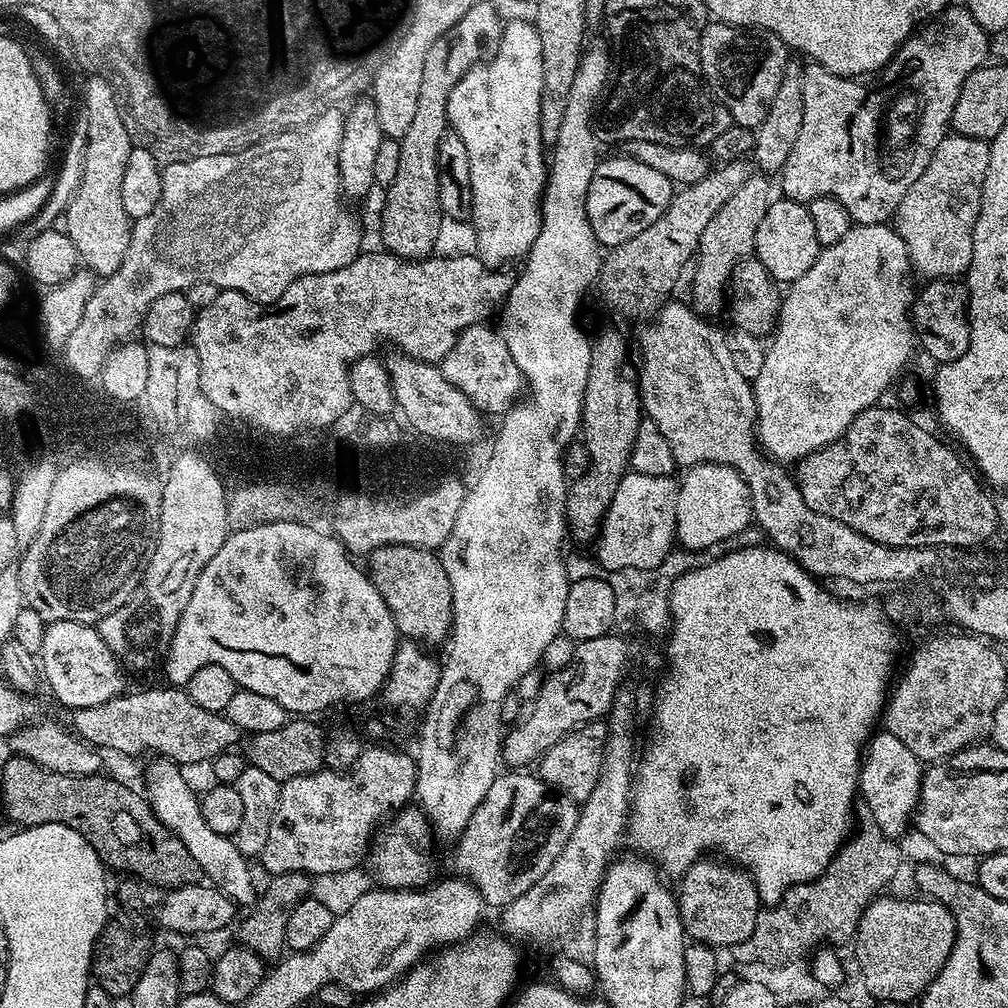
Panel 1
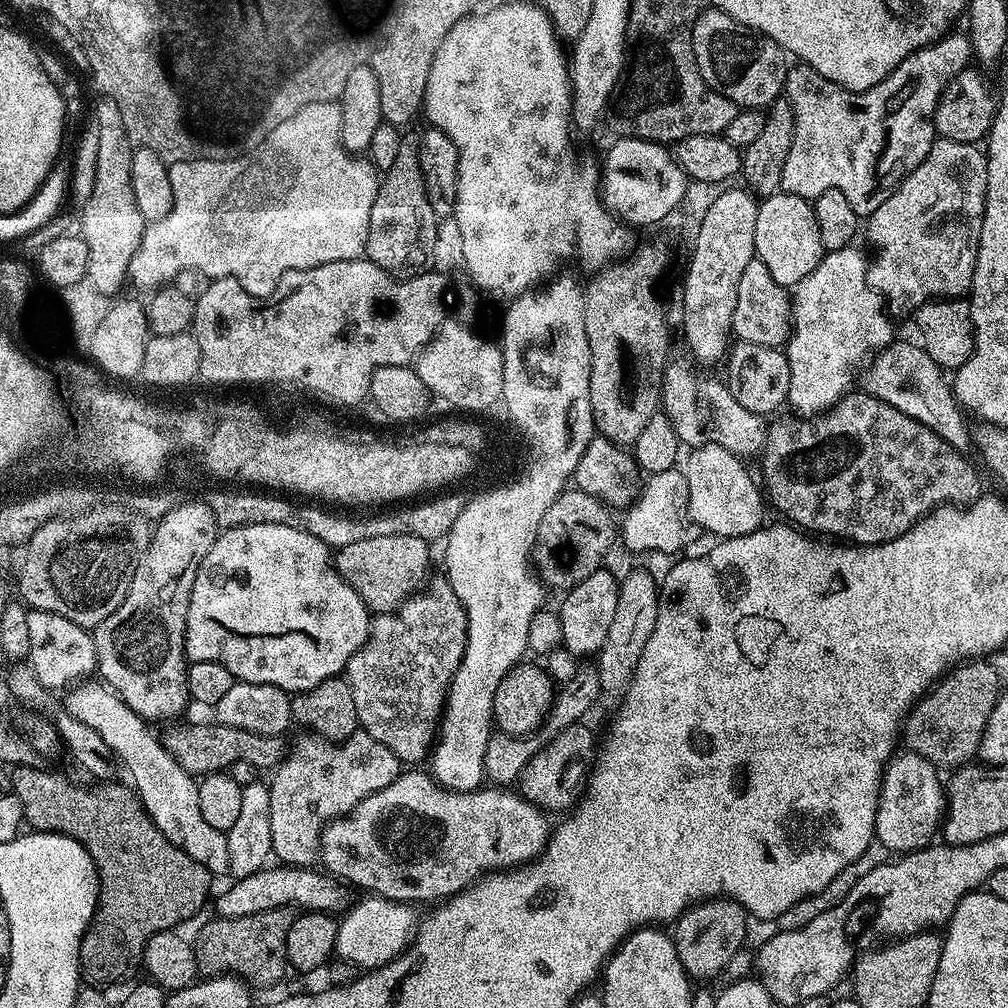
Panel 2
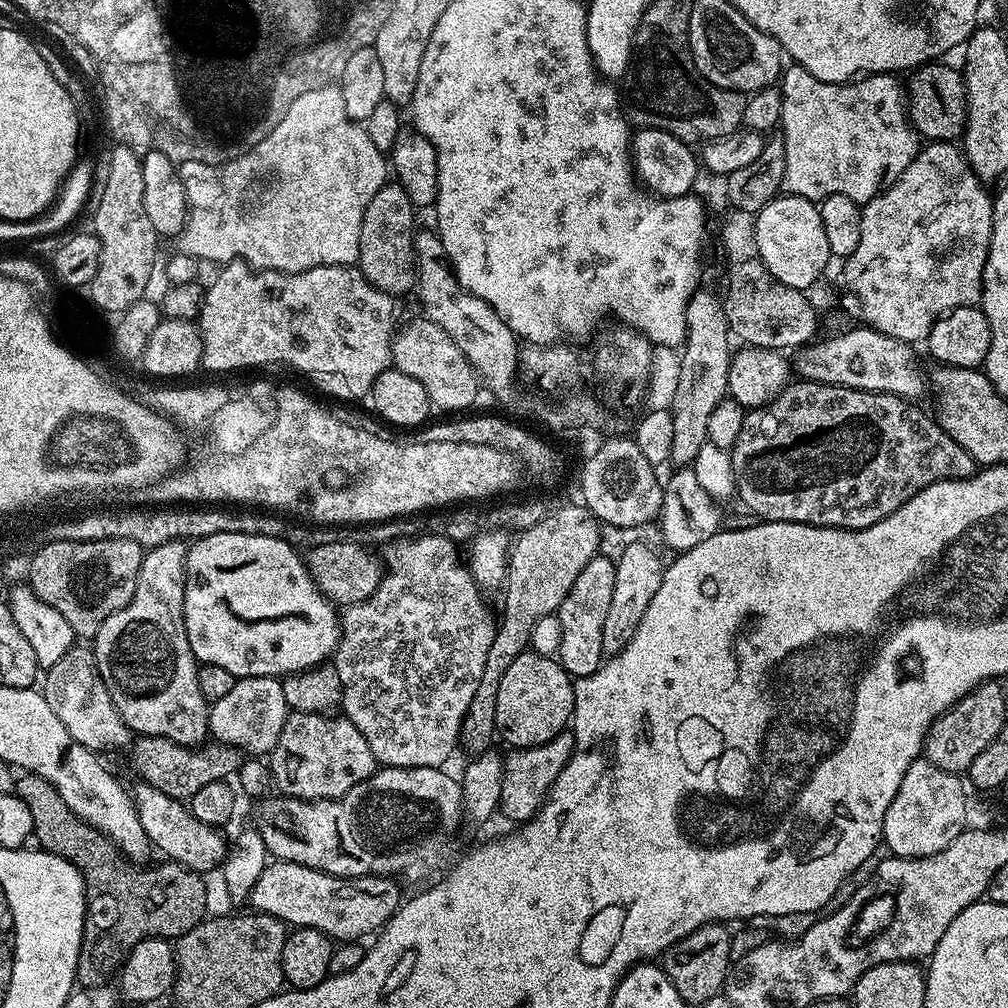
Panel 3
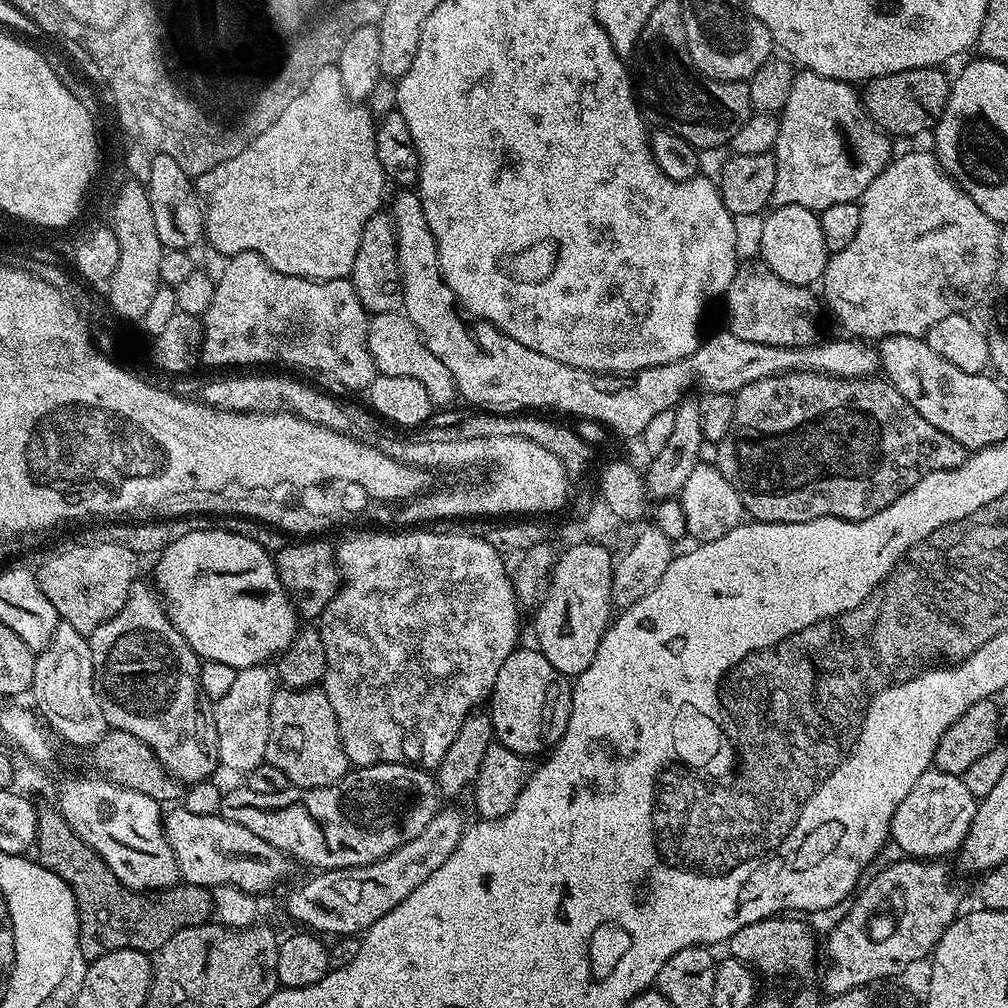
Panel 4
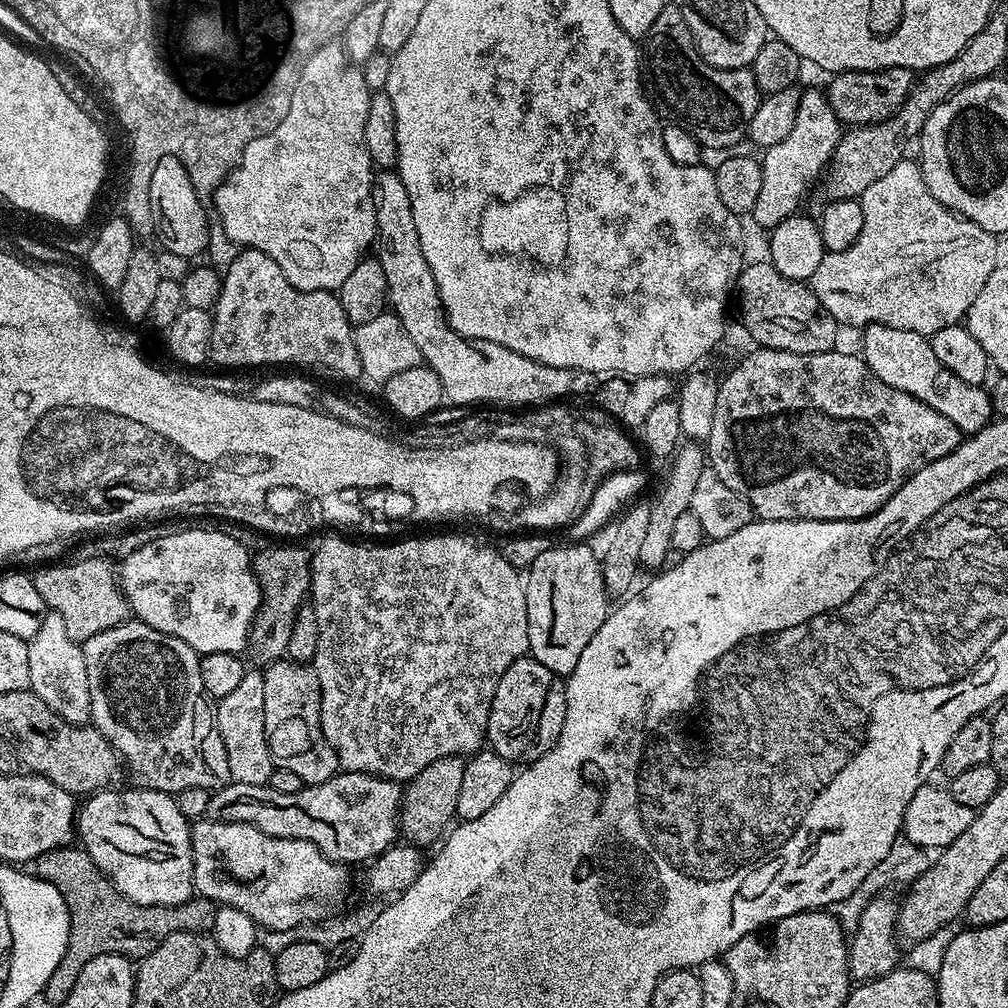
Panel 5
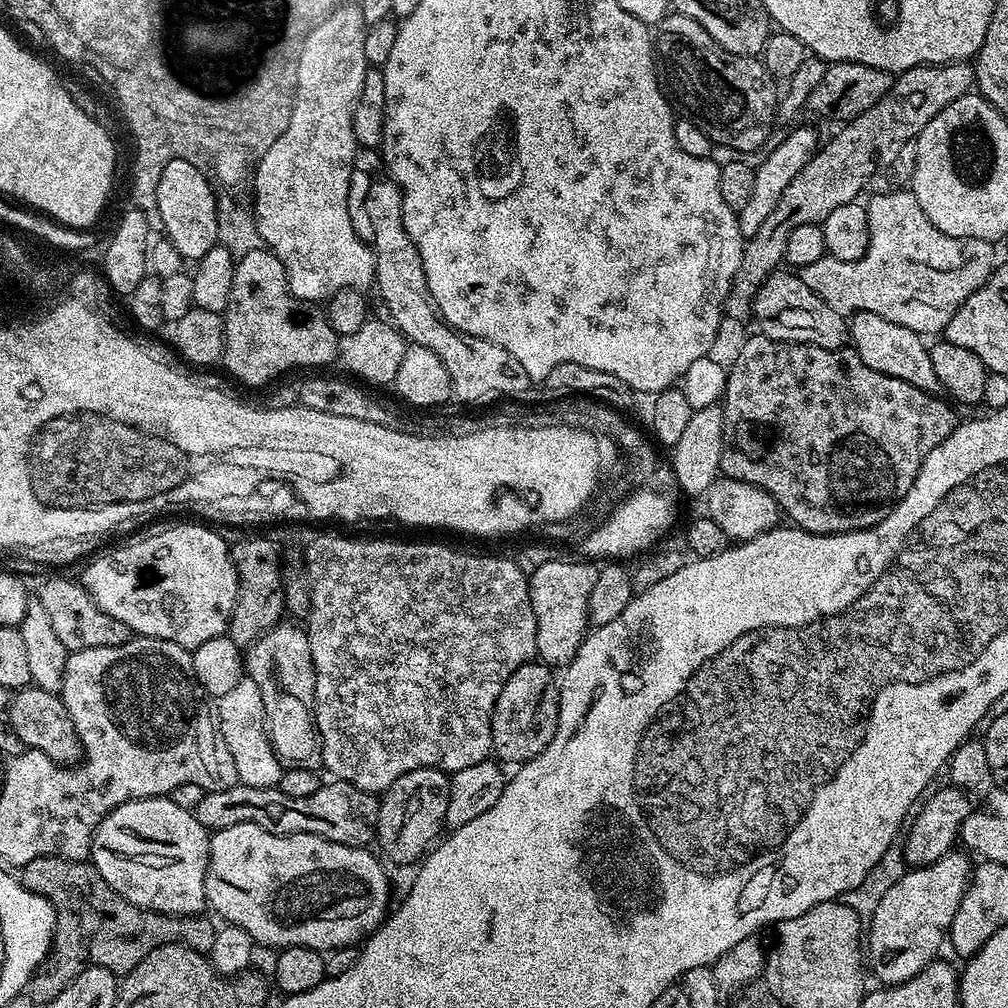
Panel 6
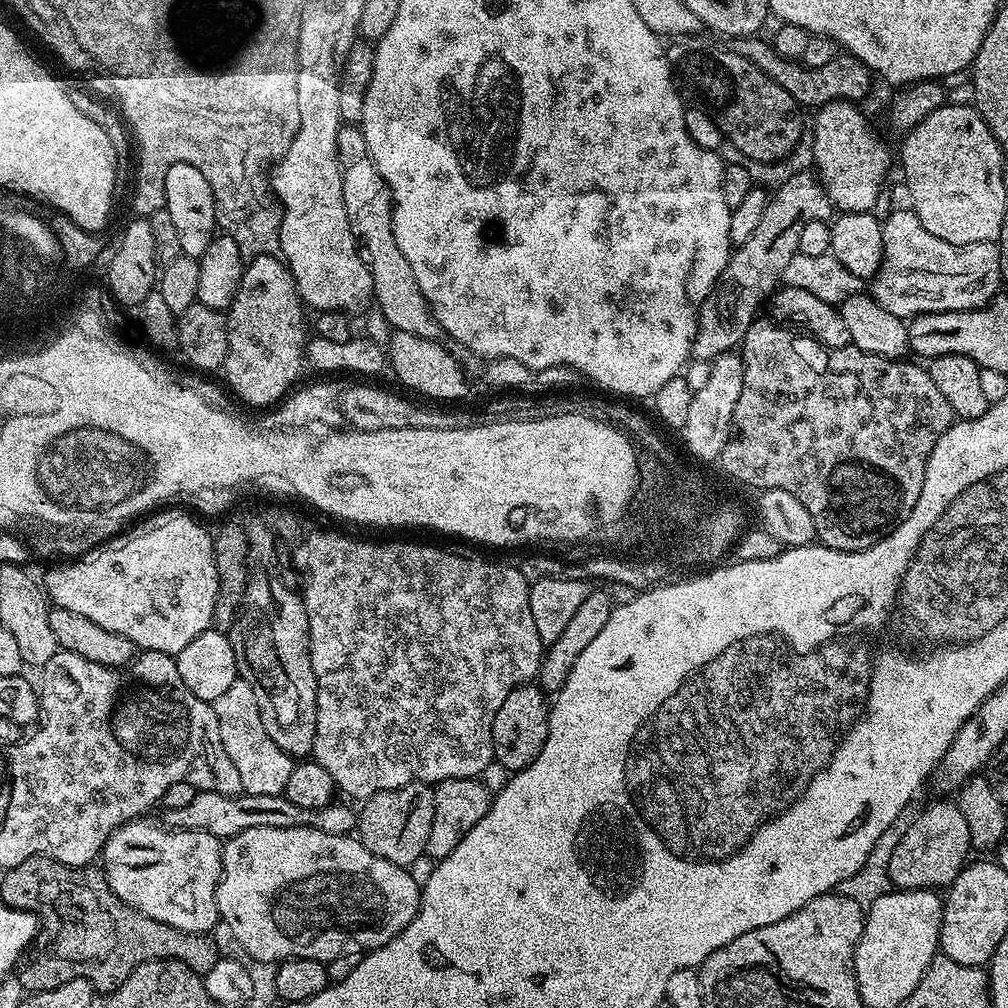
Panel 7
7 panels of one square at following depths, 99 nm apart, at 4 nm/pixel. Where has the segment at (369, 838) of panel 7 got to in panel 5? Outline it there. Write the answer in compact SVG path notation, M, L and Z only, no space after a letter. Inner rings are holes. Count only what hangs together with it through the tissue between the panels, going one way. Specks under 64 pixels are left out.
M458 756L438 758L407 783L401 797L400 832L409 843L417 846L437 843L449 829L450 820L456 816L464 765L465 761Z

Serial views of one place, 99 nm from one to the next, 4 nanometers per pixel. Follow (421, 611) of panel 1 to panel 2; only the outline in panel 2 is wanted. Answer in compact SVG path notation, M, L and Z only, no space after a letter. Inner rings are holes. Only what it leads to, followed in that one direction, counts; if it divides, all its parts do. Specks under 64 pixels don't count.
M406 534L363 538L362 541L343 545L334 556L340 577L362 598L364 605L376 614L394 612L411 596L429 583L428 567L432 564L429 541Z

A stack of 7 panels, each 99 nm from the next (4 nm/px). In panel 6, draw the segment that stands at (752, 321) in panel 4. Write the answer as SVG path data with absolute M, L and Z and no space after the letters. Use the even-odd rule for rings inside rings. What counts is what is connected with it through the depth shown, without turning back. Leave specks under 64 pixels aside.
M777 270L769 274L756 291L752 316L760 323L759 331L771 333L776 338L787 334L793 341L817 344L826 350L845 347L850 340L845 316L834 310L834 306L826 306L826 302L822 302L822 298L818 298L818 294L814 294L814 290L810 290L810 286L806 286L806 282L802 282L795 271L784 271Z

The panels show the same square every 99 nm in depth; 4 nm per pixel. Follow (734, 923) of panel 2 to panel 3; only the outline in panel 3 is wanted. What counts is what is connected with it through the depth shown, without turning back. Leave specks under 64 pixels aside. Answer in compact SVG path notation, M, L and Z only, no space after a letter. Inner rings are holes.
M720 922L704 924L698 930L686 934L677 944L671 944L663 953L662 967L674 982L680 997L689 1005L703 1005L704 1001L717 995L725 987L730 971L728 955L734 952L734 936Z

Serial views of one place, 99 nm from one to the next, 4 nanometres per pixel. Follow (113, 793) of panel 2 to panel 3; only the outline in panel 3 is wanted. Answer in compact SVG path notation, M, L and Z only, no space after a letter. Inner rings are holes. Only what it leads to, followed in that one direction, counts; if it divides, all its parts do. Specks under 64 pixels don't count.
M31 774L21 777L15 781L14 792L30 806L35 843L43 851L70 861L82 874L84 884L92 884L92 888L100 888L100 892L120 892L124 904L144 904L144 908L148 908L148 933L153 938L182 937L209 915L208 888L201 873L175 862L160 862L164 864L157 868L137 866L121 856L119 848L104 833L78 818L46 778Z

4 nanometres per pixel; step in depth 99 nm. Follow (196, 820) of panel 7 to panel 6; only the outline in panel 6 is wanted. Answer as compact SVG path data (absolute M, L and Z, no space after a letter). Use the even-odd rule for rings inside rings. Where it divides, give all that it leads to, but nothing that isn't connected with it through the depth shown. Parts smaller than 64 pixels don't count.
M333 779L332 784L321 783L314 794L306 798L289 798L282 794L279 787L259 788L258 786L246 786L237 782L230 786L230 790L218 790L217 792L205 792L202 802L198 802L195 813L198 822L209 830L225 828L226 826L238 826L238 822L250 822L254 826L262 826L262 830L289 836L290 834L314 834L326 838L330 842L345 844L351 848L363 848L371 845L376 839L376 819L378 818L379 803L377 797L371 792L363 792L346 781Z

